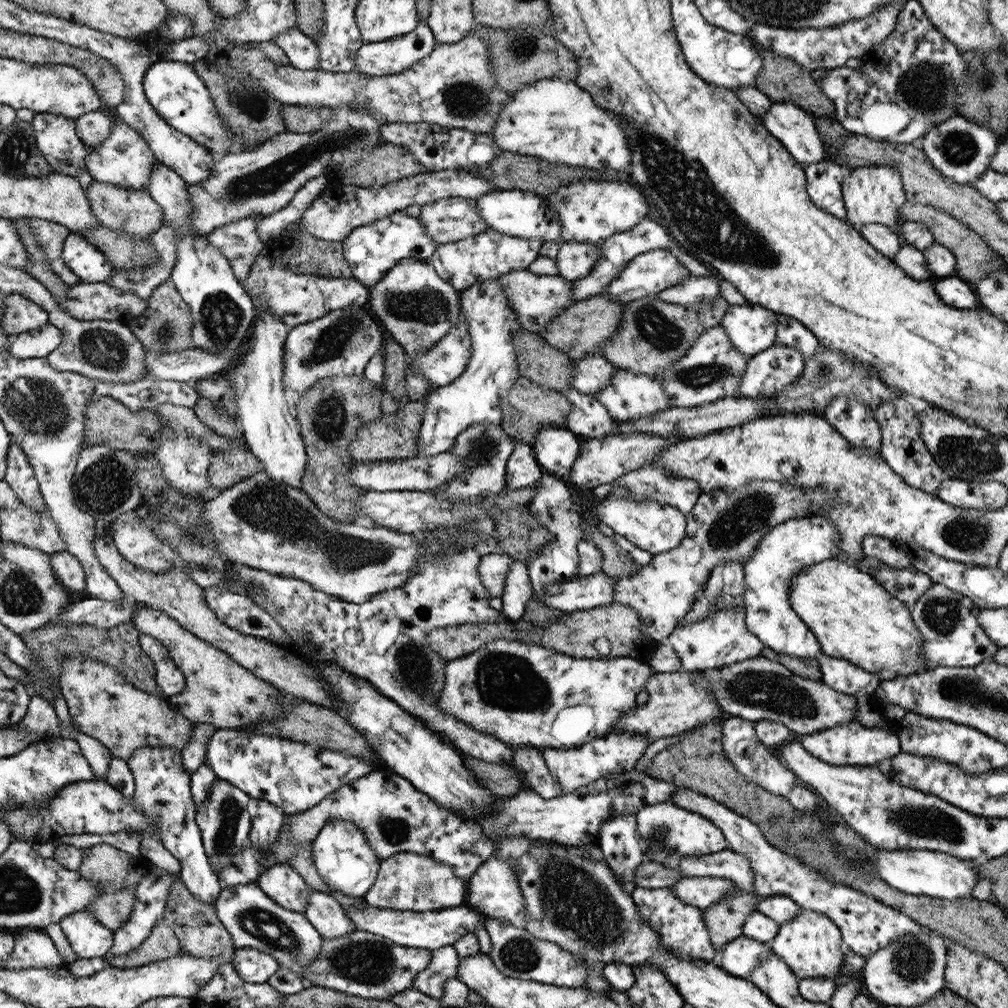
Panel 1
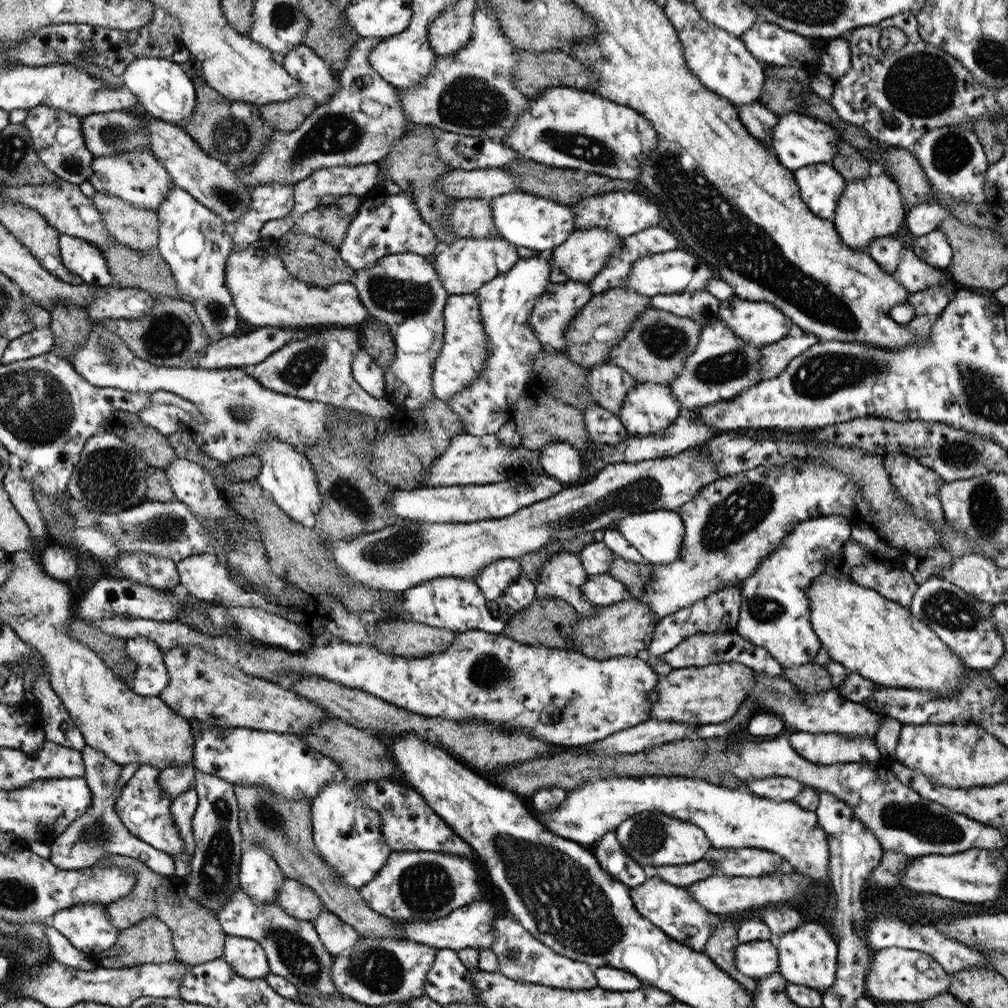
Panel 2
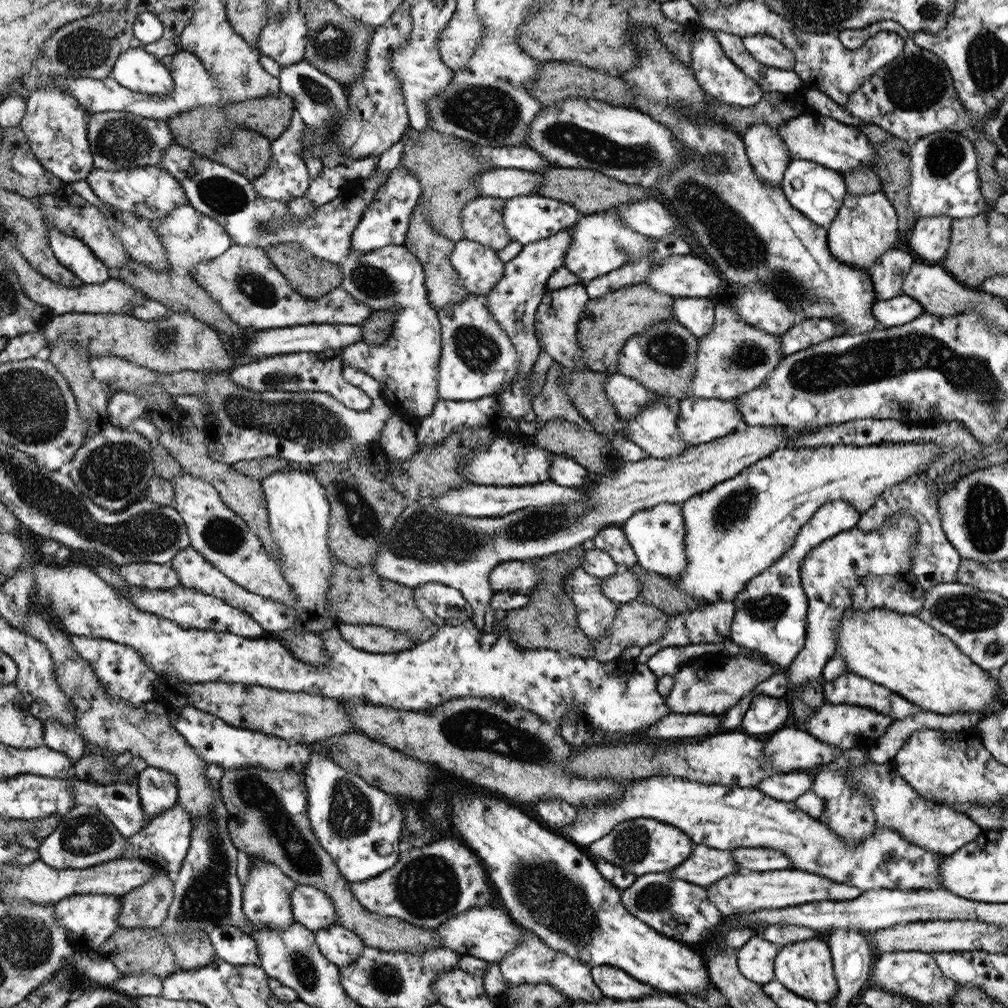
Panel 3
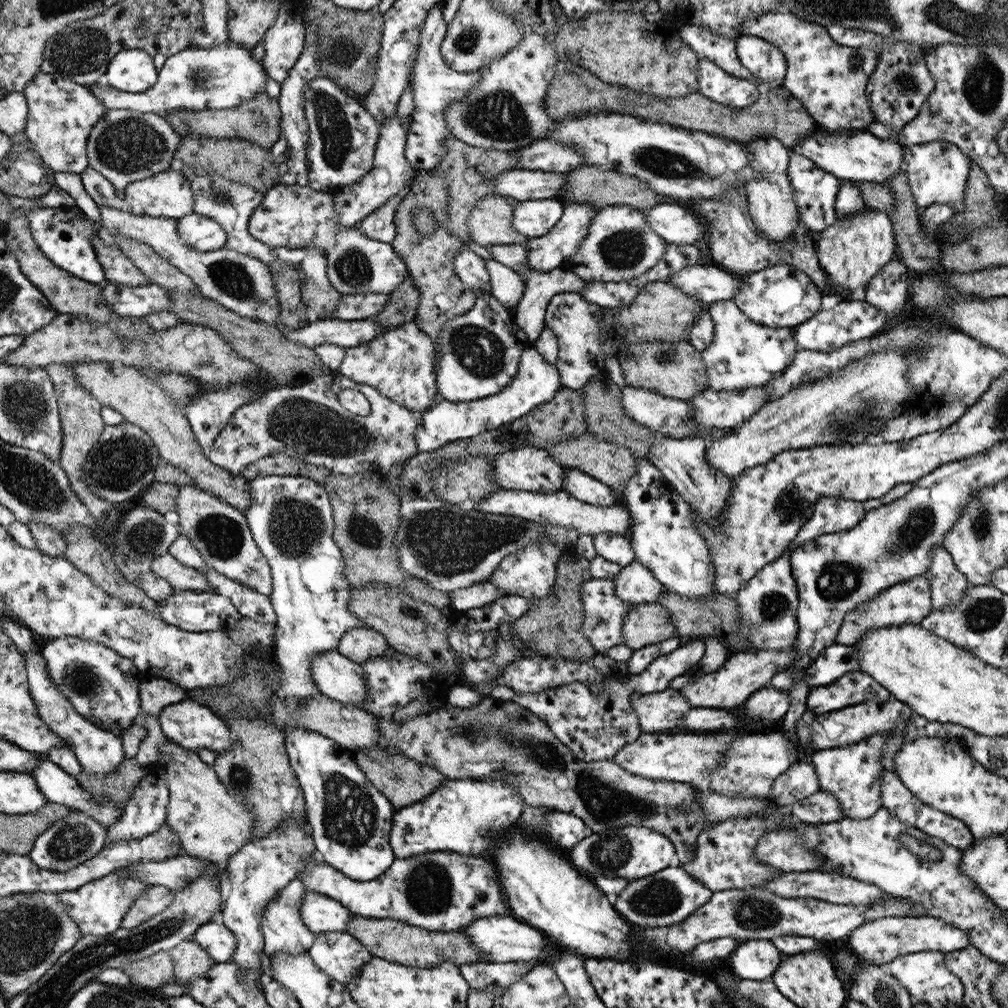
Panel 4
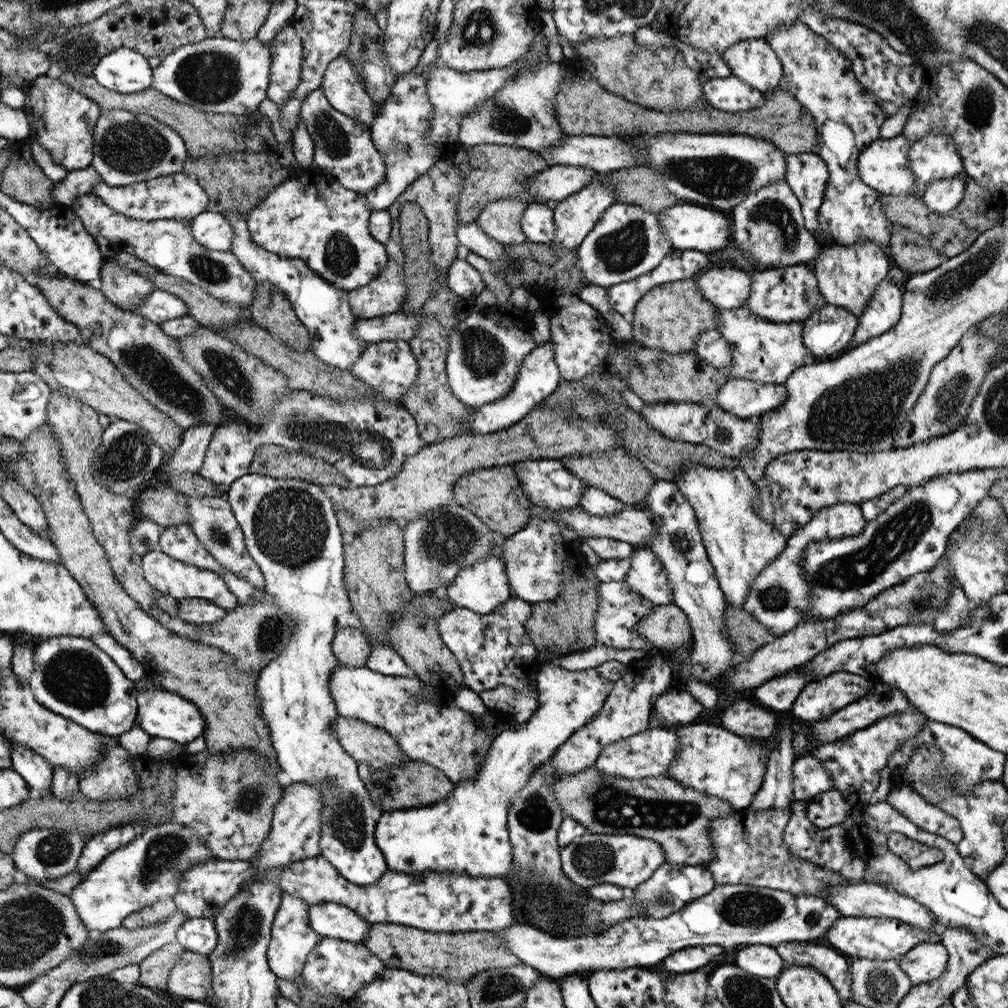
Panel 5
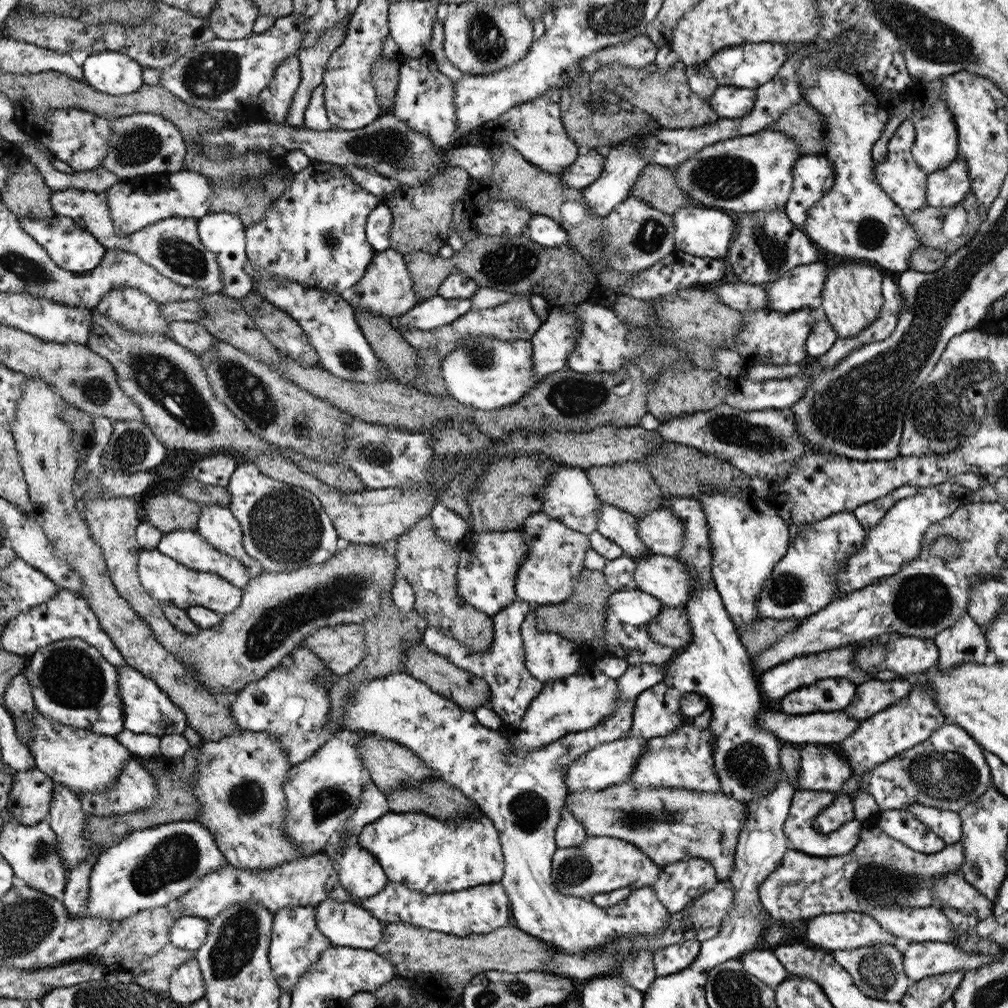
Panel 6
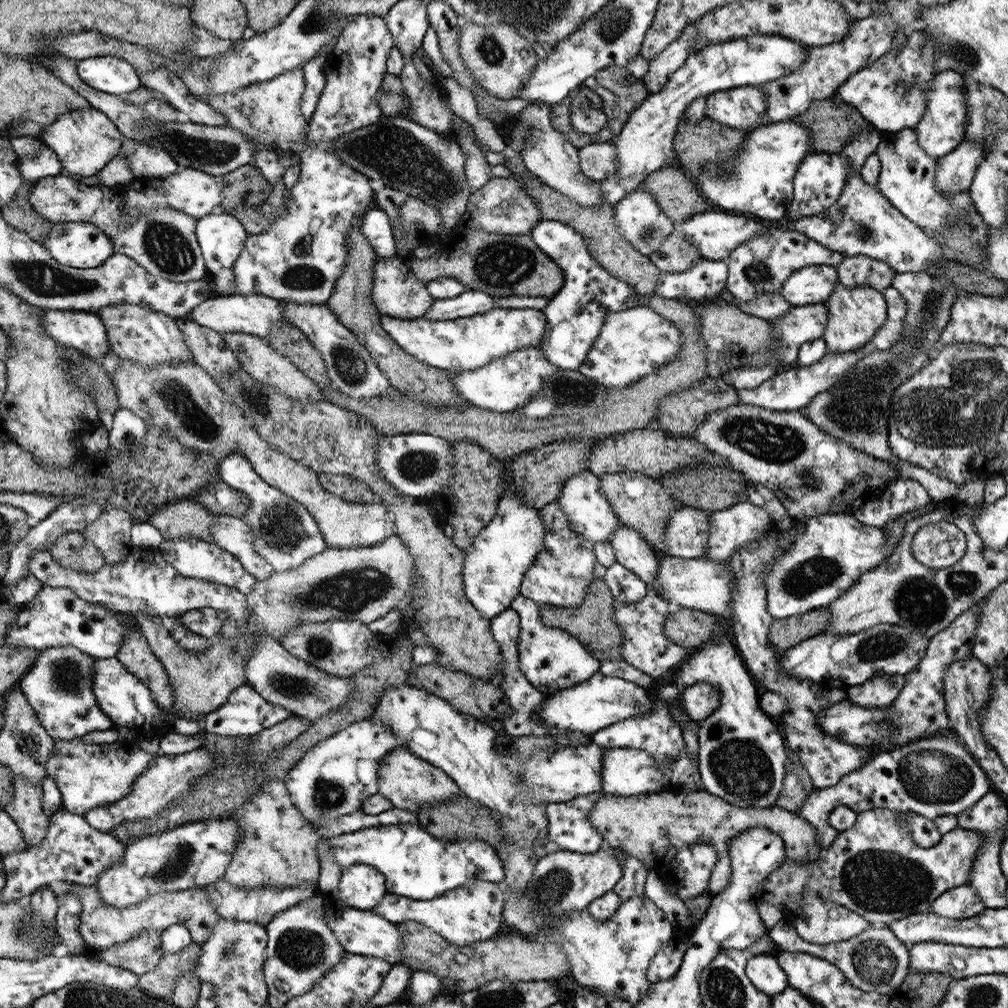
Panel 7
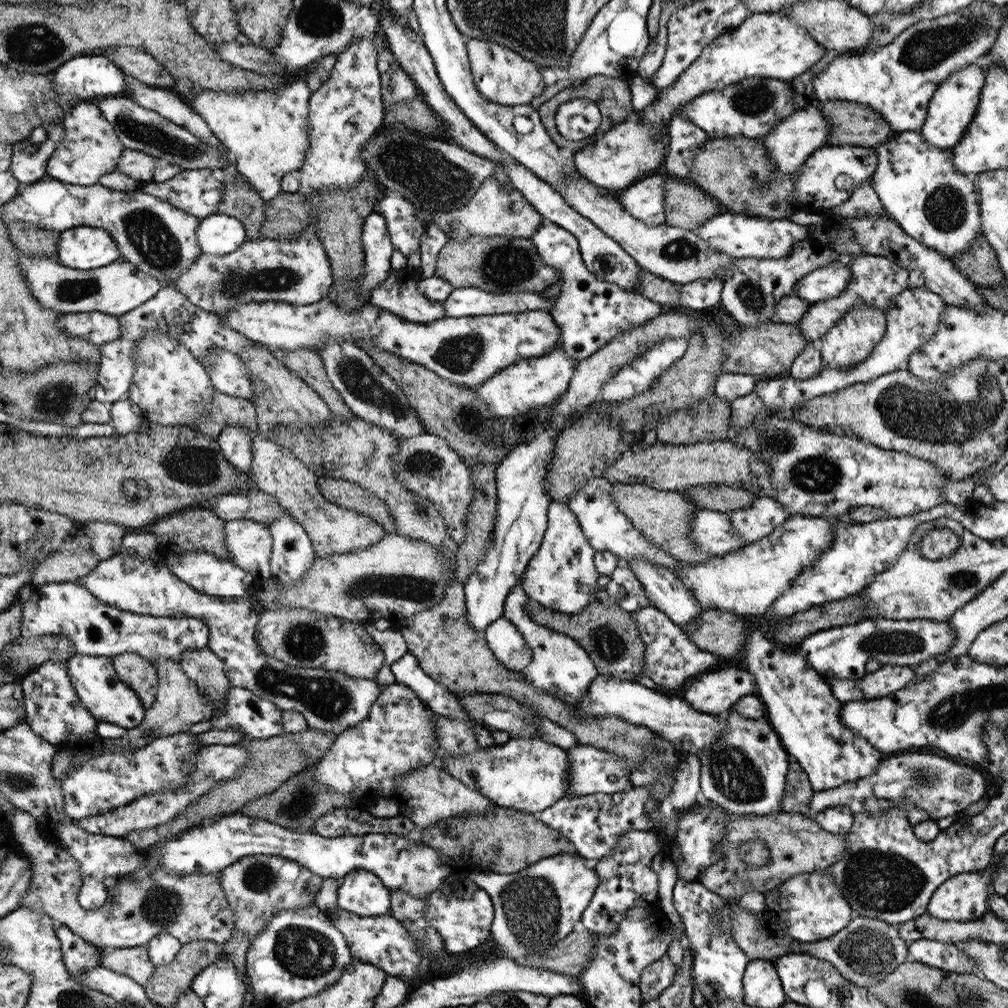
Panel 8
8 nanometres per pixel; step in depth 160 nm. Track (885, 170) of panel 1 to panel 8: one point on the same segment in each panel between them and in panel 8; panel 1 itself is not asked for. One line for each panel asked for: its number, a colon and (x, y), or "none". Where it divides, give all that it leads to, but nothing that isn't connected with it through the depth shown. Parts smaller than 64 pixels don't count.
2: (872, 207)
3: (866, 225)
4: (854, 249)
5: (847, 276)
6: (852, 299)
7: (855, 313)
8: (850, 341)

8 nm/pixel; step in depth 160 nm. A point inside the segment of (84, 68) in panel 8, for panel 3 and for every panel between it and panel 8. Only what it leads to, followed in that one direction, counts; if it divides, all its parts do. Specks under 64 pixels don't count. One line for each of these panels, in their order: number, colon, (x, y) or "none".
3: (136, 69)
4: (132, 70)
5: (125, 70)
6: (111, 72)
7: (107, 74)

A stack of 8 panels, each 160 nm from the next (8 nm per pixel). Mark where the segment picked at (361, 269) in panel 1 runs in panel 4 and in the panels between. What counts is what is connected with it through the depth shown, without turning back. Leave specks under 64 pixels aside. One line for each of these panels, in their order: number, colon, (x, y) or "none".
2: (386, 223)
3: (385, 222)
4: (380, 225)

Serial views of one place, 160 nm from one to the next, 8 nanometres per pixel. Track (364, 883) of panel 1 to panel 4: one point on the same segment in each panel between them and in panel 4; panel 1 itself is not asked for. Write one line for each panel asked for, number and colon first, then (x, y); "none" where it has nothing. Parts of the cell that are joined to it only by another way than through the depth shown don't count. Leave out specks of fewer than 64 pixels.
2: (348, 833)
3: (359, 825)
4: (351, 820)

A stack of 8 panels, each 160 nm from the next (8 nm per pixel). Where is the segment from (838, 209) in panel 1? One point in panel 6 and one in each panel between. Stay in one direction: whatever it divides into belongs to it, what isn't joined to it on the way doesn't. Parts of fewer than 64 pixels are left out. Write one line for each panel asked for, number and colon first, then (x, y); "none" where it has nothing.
2: (820, 185)
3: (817, 192)
4: (815, 190)
5: (807, 175)
6: (813, 175)

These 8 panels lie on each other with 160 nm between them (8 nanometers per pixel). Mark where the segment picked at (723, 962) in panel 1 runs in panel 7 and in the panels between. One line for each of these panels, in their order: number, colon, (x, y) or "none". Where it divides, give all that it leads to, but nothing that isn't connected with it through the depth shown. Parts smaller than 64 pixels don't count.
2: (758, 959)
3: (755, 960)
4: (757, 960)
5: (763, 961)
6: (762, 964)
7: (764, 971)

